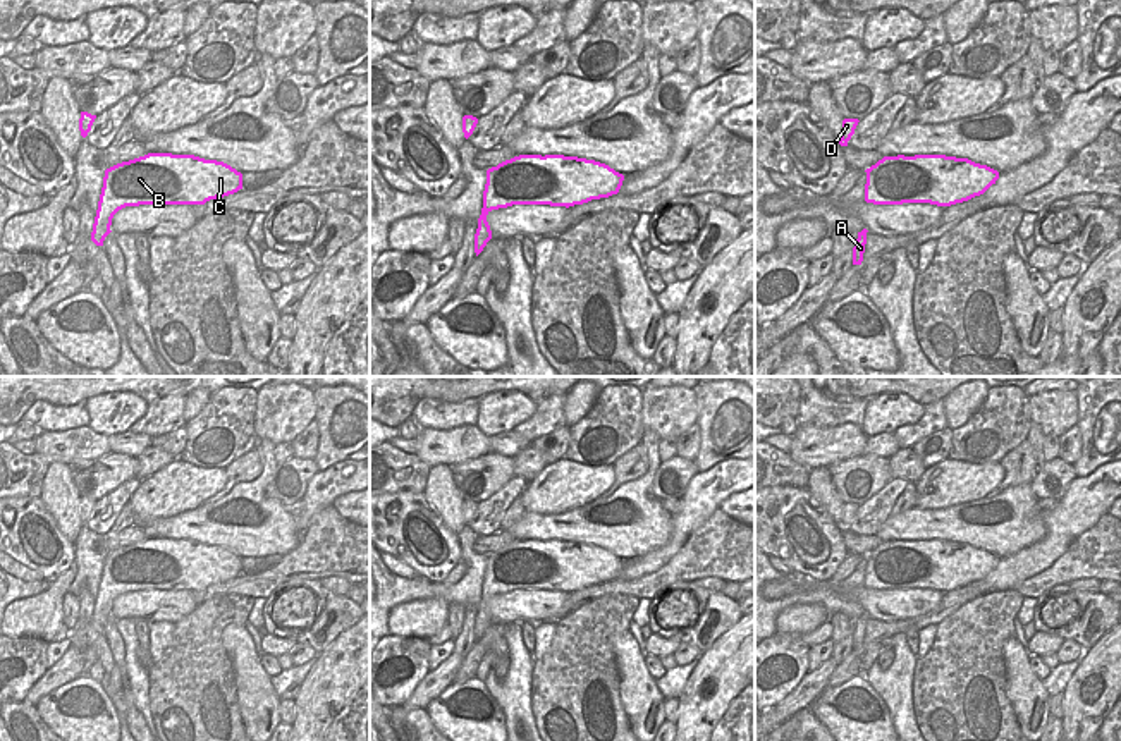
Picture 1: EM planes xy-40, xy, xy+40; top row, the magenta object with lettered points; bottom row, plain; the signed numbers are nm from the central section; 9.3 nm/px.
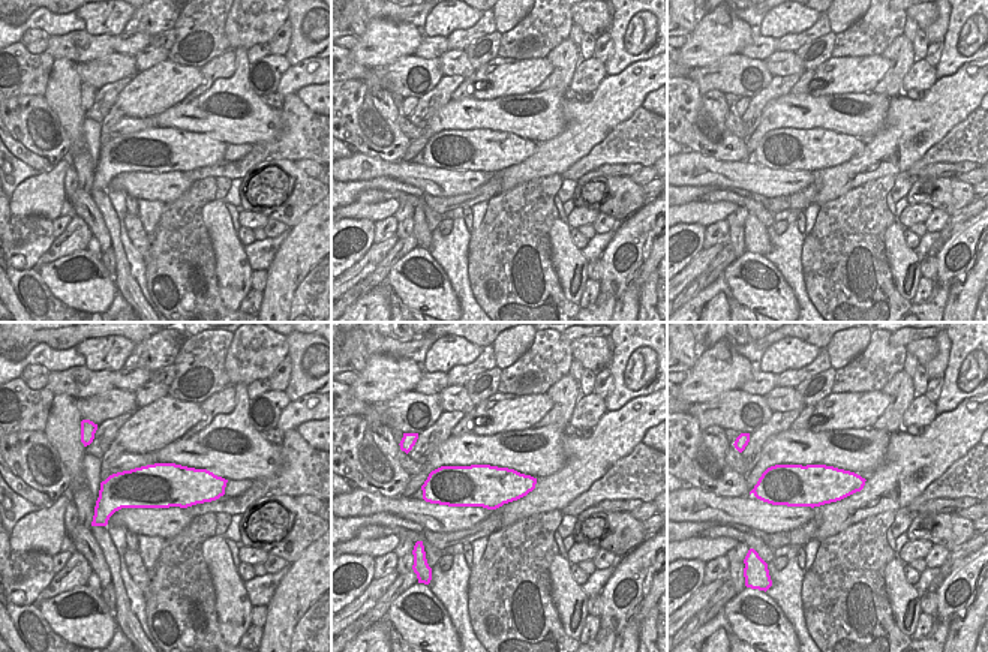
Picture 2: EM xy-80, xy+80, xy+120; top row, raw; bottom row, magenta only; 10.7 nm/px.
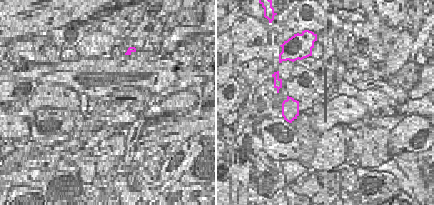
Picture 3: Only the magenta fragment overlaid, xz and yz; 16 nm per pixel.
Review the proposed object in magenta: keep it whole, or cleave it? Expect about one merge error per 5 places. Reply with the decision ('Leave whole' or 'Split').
Leave whole

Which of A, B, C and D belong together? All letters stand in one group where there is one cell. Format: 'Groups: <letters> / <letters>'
Groups: A B C D

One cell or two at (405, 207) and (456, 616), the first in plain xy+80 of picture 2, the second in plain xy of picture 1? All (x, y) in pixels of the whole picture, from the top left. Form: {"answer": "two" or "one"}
{"answer": "one"}

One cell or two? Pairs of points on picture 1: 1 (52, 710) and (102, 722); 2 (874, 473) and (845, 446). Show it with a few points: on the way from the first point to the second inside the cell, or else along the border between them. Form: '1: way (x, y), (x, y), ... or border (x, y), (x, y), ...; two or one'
1: way (64, 716), (90, 722); one
2: border (862, 454), (827, 466); two

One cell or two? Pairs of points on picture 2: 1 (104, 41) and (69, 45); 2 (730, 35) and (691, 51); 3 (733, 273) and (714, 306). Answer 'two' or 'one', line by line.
1: one
2: one
3: two

